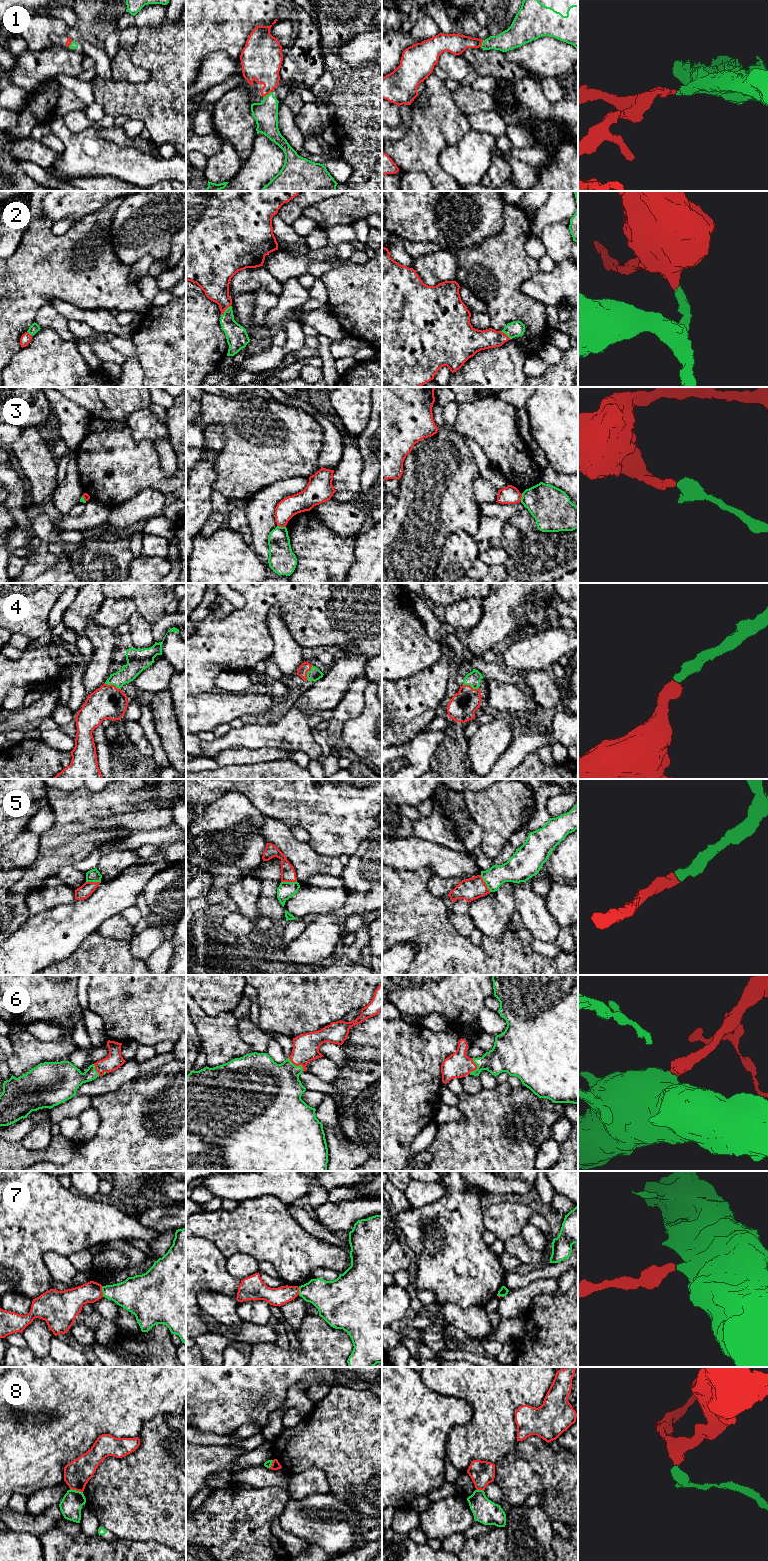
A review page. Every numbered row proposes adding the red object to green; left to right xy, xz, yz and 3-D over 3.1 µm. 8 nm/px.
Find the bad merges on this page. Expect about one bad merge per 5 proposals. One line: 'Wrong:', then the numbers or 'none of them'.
Wrong: 3, 7, 8

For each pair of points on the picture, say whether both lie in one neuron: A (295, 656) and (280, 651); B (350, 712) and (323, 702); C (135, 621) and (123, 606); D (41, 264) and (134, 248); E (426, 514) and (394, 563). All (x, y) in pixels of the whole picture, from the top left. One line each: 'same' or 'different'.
A: same
B: different
C: different
D: different
E: same

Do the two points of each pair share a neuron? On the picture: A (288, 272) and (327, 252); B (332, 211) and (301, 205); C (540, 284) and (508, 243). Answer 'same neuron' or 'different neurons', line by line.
A: same neuron
B: different neurons
C: different neurons

